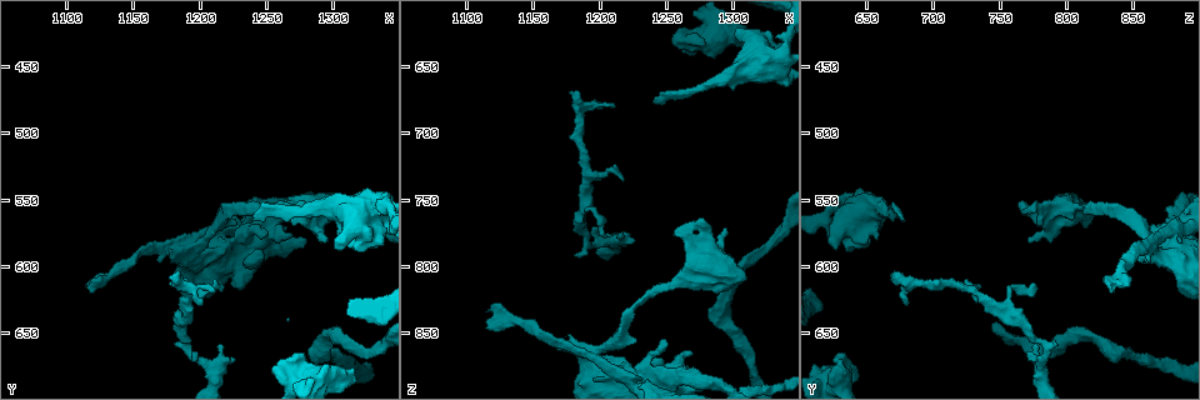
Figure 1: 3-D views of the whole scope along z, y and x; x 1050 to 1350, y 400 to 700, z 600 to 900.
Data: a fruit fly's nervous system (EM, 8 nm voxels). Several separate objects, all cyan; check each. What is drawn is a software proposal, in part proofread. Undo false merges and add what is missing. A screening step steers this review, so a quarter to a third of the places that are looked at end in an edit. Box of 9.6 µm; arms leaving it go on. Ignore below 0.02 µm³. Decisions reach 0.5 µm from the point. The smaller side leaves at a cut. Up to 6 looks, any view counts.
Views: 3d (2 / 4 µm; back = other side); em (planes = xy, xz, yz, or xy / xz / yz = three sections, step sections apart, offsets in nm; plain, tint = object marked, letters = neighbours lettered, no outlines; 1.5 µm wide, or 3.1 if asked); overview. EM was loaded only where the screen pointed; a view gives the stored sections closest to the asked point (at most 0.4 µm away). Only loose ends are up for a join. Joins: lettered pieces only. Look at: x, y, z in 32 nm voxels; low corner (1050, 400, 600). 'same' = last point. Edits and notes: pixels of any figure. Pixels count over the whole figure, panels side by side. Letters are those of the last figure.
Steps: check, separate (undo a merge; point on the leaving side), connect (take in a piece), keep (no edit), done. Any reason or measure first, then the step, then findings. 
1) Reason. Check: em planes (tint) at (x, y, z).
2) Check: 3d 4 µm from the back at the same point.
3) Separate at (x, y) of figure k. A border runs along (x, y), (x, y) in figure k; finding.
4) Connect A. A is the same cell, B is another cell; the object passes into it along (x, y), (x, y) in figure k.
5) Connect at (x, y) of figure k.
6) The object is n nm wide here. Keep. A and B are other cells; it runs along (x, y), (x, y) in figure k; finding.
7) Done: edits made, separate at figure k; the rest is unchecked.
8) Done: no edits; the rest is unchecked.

Free end. Check: 3d 4 µm at (1270, 574, 864).

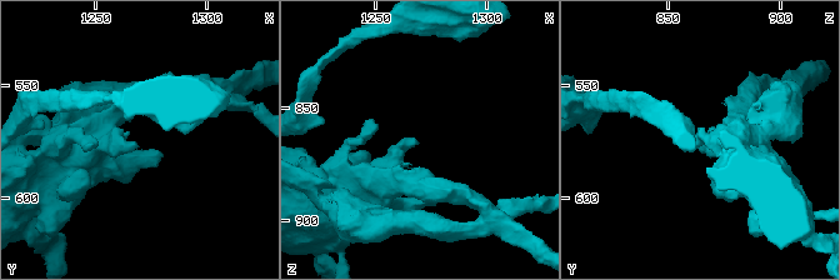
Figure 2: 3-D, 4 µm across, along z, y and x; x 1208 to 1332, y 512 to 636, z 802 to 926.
Check: em xz step 4 (letters) at (1268, 576, 866).

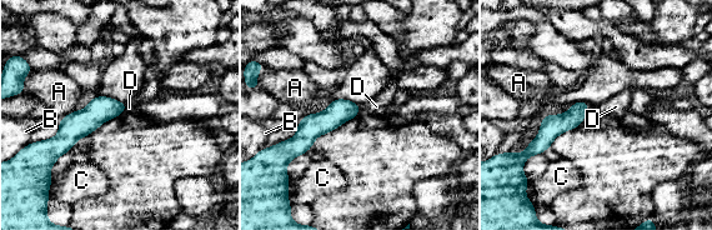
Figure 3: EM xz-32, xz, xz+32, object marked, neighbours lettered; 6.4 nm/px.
Cut it another way. Check: em planes (letters) at the same point.

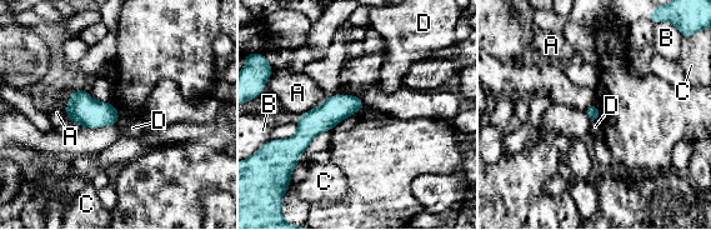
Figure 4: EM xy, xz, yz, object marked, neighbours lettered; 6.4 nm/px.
Keep. A, B, C and D are other cells; it runs along (359, 103), (336, 108), (294, 149) in figure 4; none of them fits.

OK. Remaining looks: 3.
Free end. Check: em planes (letters) at (1226, 668, 780).

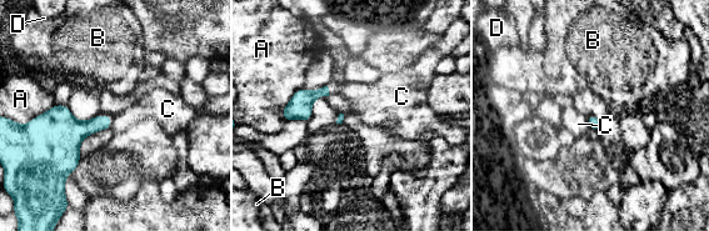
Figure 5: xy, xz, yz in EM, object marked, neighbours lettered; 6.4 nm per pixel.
Keep. A, B, C and D are other cells; no lettered piece goes on from it.

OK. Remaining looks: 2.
Done: no edits; the rest is unchecked.

